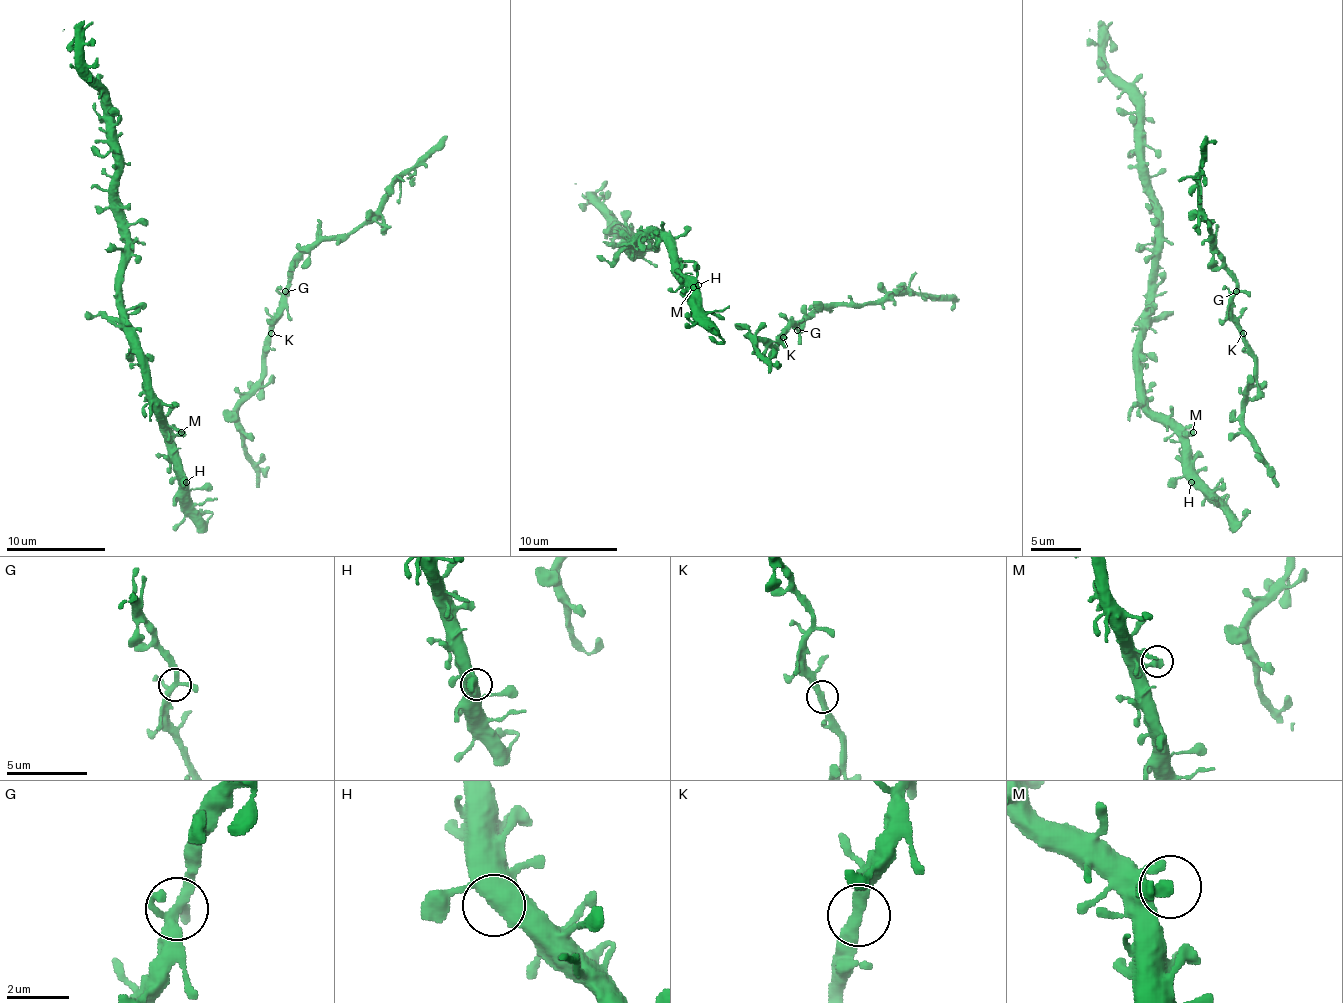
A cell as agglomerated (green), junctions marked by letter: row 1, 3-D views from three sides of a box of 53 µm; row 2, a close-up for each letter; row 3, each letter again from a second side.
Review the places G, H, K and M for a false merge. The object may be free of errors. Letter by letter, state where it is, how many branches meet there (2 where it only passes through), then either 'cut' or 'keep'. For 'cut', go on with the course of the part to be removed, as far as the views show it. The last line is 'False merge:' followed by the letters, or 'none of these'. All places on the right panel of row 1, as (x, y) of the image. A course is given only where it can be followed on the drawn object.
G: (1236, 291) | 4 | keep
H: (1191, 482) | 4 | keep
K: (1243, 333) | 2 | keep
M: (1193, 432) | 1 | keep
False merge: none of these

